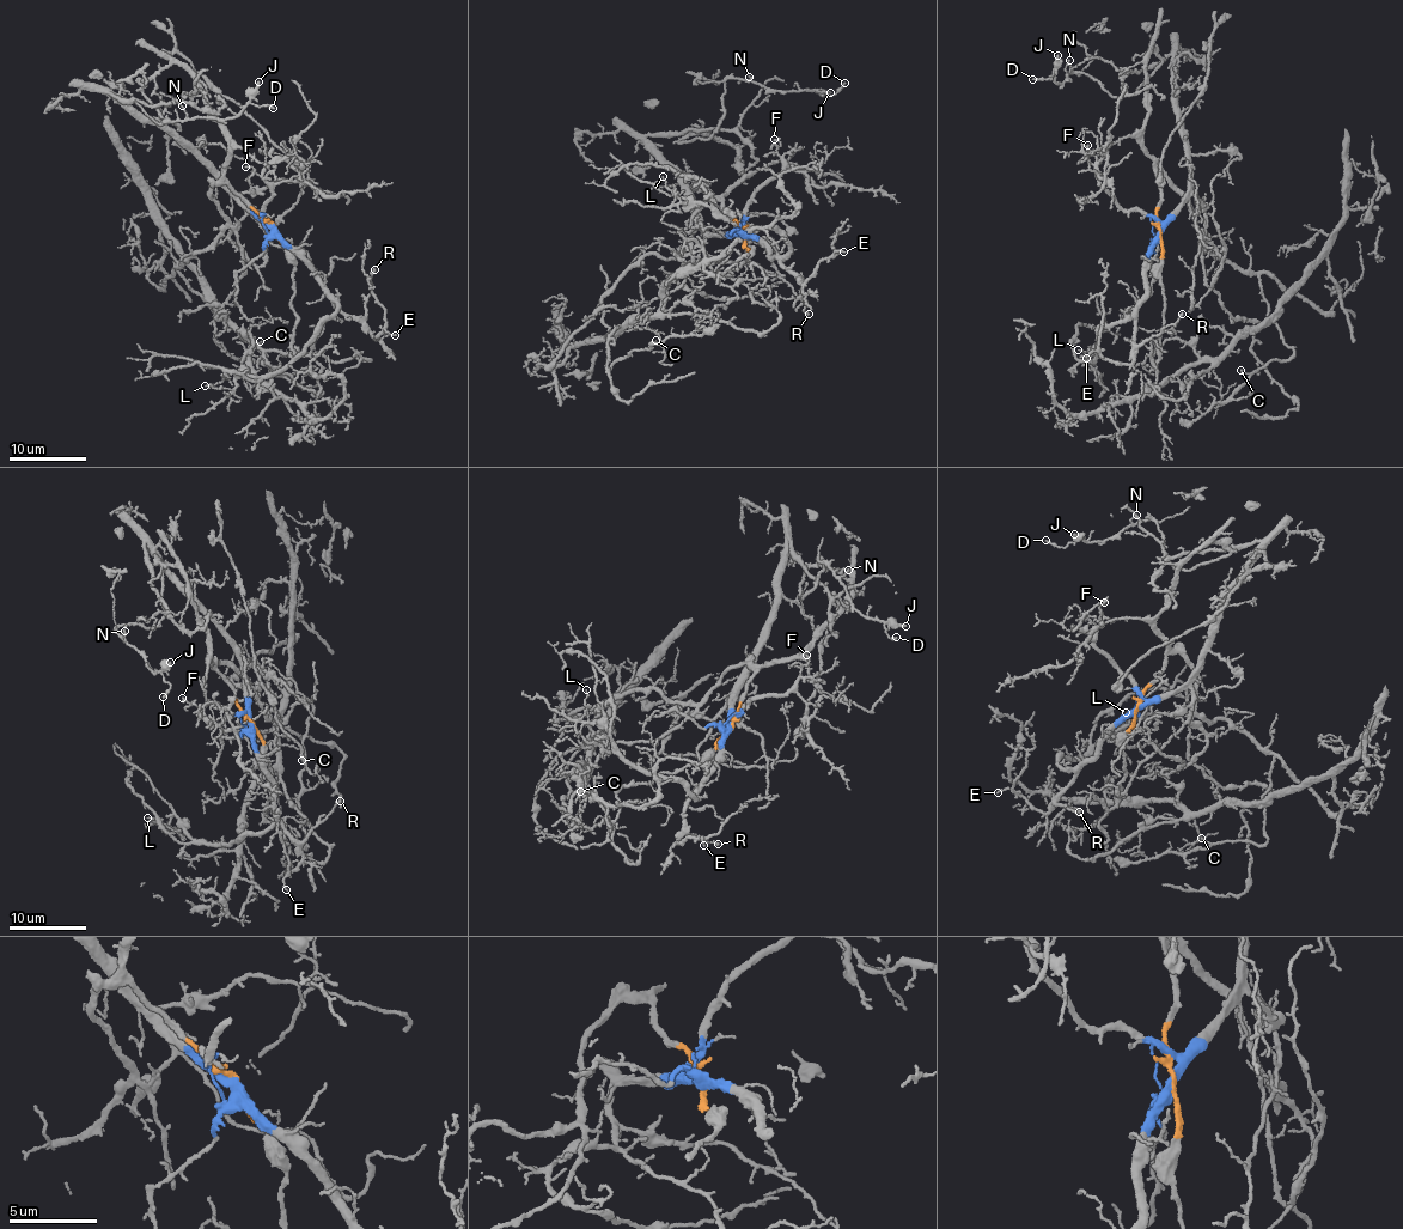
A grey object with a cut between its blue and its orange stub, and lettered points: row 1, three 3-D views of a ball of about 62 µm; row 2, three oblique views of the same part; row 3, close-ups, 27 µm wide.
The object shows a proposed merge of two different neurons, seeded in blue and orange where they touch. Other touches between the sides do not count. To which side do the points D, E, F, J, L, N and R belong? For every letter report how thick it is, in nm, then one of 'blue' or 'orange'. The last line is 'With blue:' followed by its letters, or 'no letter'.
D: 130 nm | orange
E: 100 nm | blue
F: 150 nm | blue
J: 190 nm | orange
L: 110 nm | blue
N: 120 nm | orange
R: 180 nm | blue
With blue: E, F, L, R

